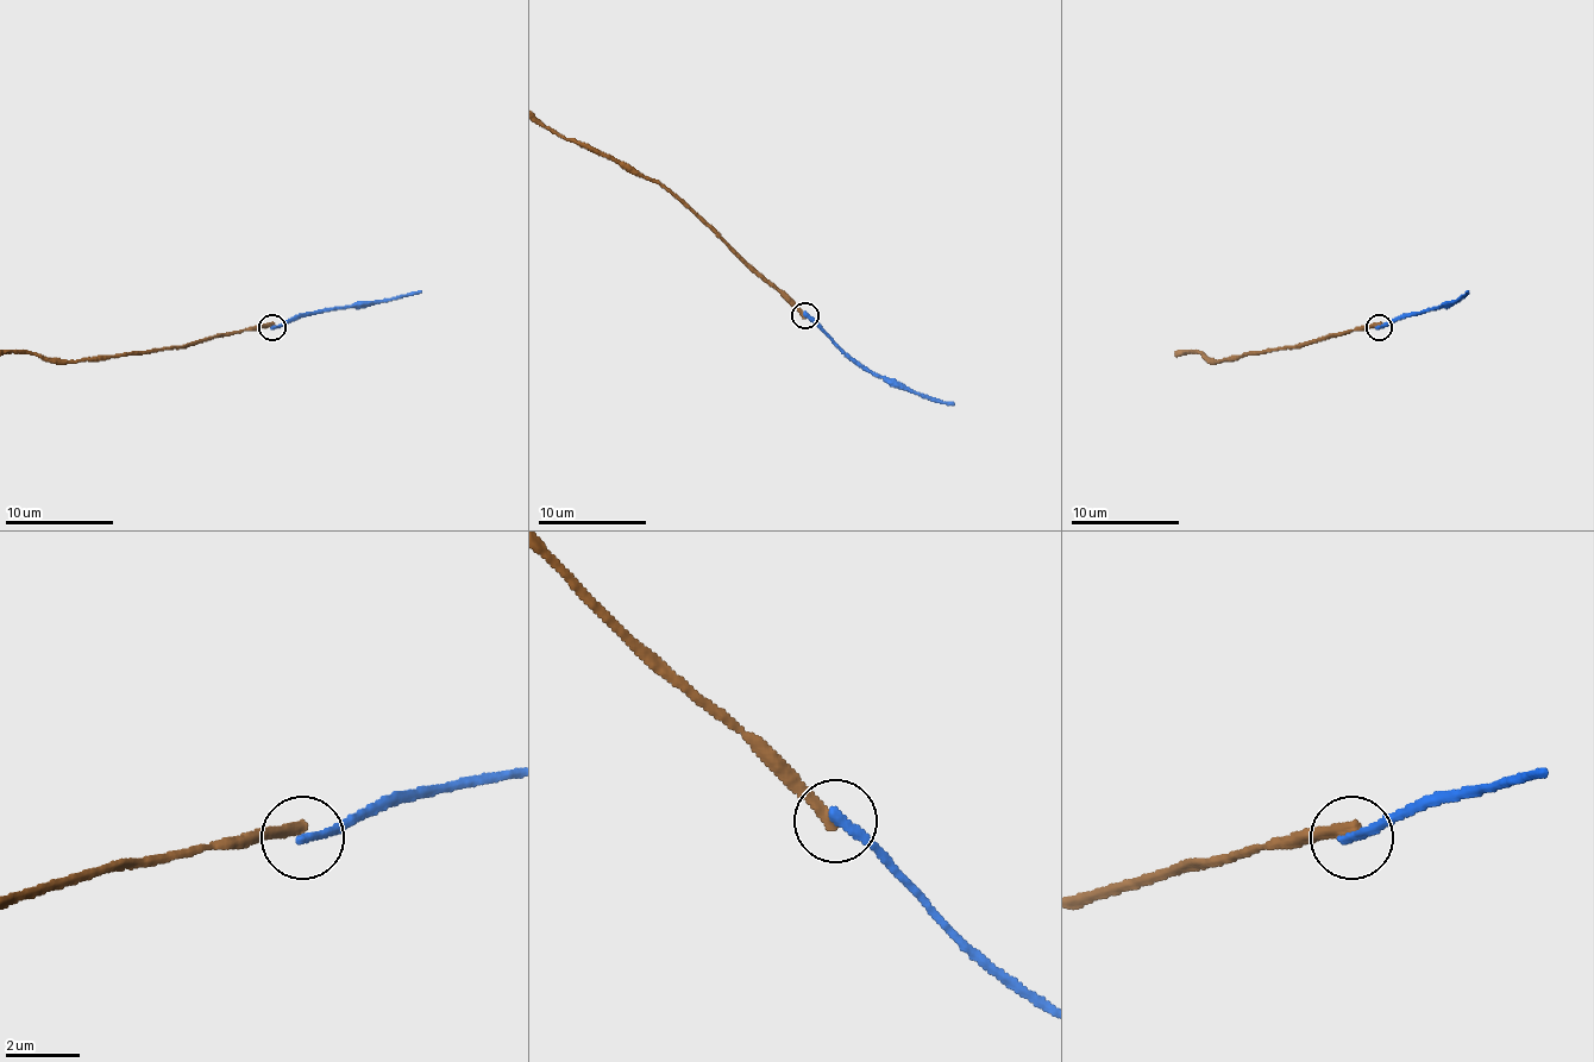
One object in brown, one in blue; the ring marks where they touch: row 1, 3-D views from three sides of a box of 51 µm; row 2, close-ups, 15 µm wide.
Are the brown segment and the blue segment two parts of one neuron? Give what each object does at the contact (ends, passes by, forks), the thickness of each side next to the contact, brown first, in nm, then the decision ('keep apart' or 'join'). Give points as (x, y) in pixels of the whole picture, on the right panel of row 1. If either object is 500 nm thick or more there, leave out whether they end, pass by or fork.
brown ends there; blue ends there; 360 nm thick on the brown side, 260 nm on the other; keep apart

